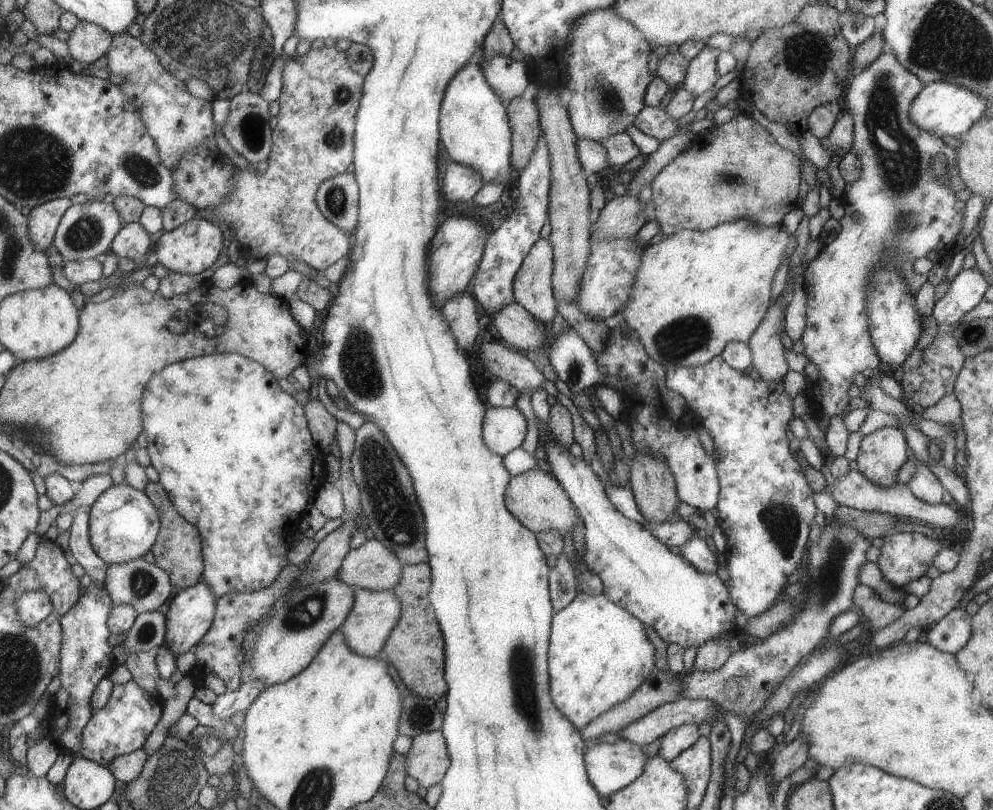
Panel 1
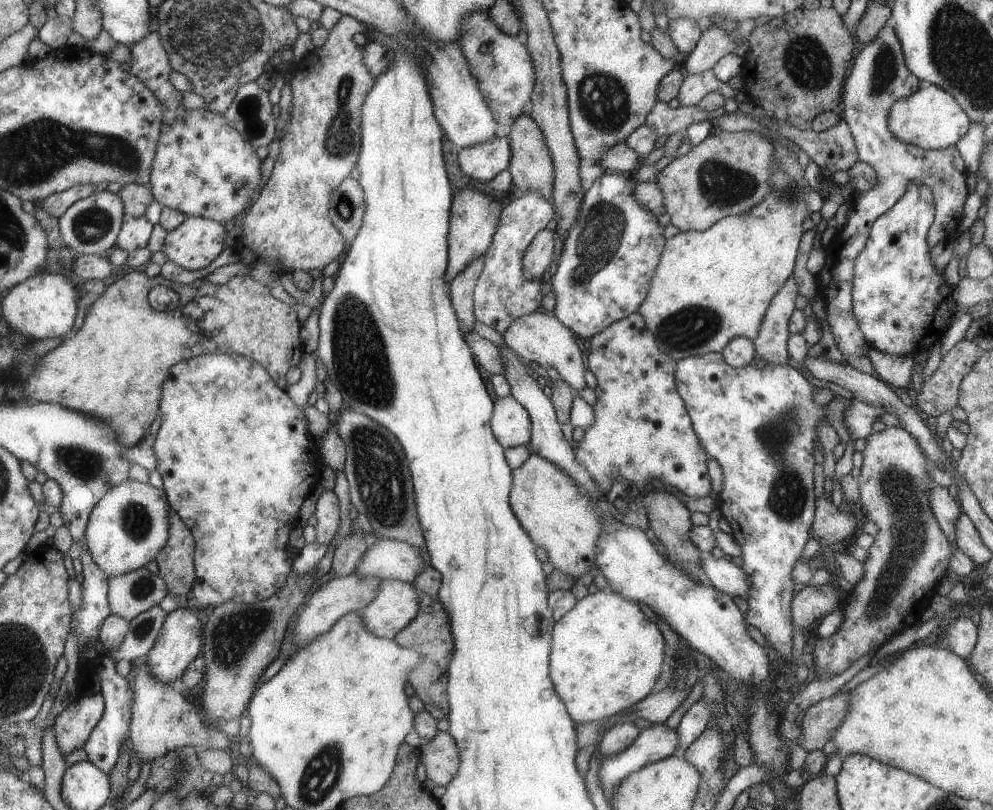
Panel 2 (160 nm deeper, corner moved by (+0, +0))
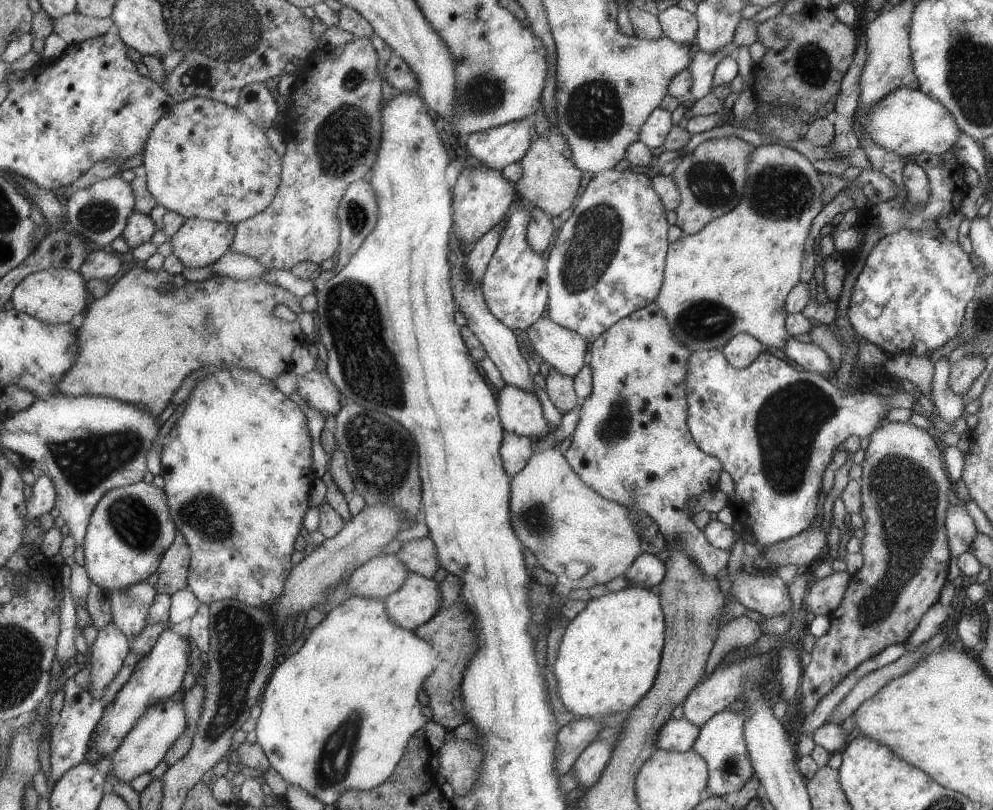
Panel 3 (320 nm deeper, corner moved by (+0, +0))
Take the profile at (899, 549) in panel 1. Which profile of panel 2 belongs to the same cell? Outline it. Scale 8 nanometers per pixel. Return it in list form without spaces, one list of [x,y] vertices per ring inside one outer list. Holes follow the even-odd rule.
[[[899,426],[885,427],[880,432],[871,433],[865,439],[862,451],[862,465],[857,478],[859,502],[858,512],[873,522],[878,531],[874,535],[863,563],[863,575],[852,589],[844,594],[837,612],[842,620],[837,630],[828,637],[819,637],[813,648],[810,676],[814,680],[824,681],[835,675],[841,675],[847,667],[861,659],[871,648],[881,646],[895,634],[913,627],[919,622],[920,614],[927,608],[931,592],[937,586],[937,578],[945,572],[948,565],[949,543],[939,530],[939,524],[931,510],[929,476],[925,468],[925,455],[911,433]]]

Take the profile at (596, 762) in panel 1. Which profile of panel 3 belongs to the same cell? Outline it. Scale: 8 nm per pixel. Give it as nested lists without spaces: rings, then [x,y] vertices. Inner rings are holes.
[[[669,718],[656,735],[654,747],[656,750],[673,752],[689,750],[694,746],[700,730],[701,728],[685,718]]]

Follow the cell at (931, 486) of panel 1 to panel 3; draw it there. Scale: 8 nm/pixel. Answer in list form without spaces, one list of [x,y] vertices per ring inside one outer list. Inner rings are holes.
[[[955,502],[948,507],[946,529],[950,541],[951,556],[959,556],[969,552],[969,545],[977,534],[971,516],[966,513],[965,507]]]

